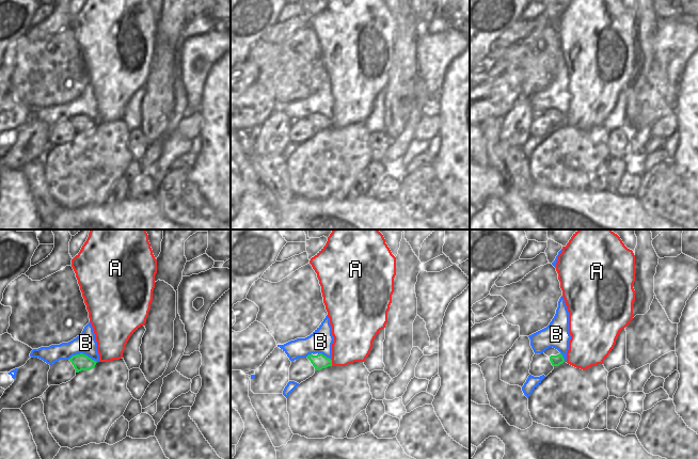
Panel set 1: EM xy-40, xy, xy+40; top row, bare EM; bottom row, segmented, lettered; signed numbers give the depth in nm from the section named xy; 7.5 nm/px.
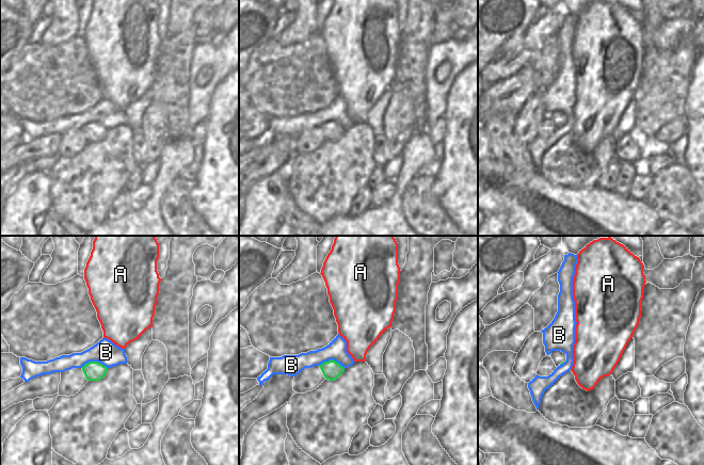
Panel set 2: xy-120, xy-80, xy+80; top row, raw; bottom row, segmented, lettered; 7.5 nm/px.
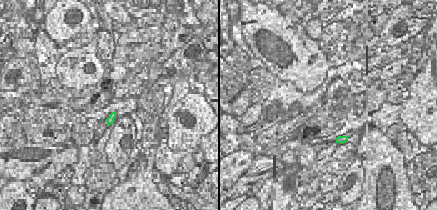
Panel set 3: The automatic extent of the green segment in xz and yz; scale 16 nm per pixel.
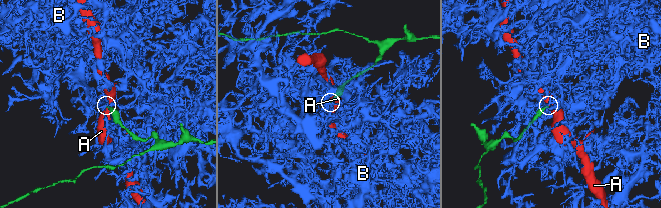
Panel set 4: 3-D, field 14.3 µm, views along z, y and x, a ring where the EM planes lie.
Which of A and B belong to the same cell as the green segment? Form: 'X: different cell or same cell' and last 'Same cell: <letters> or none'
A: different cell
B: different cell
Same cell: none

